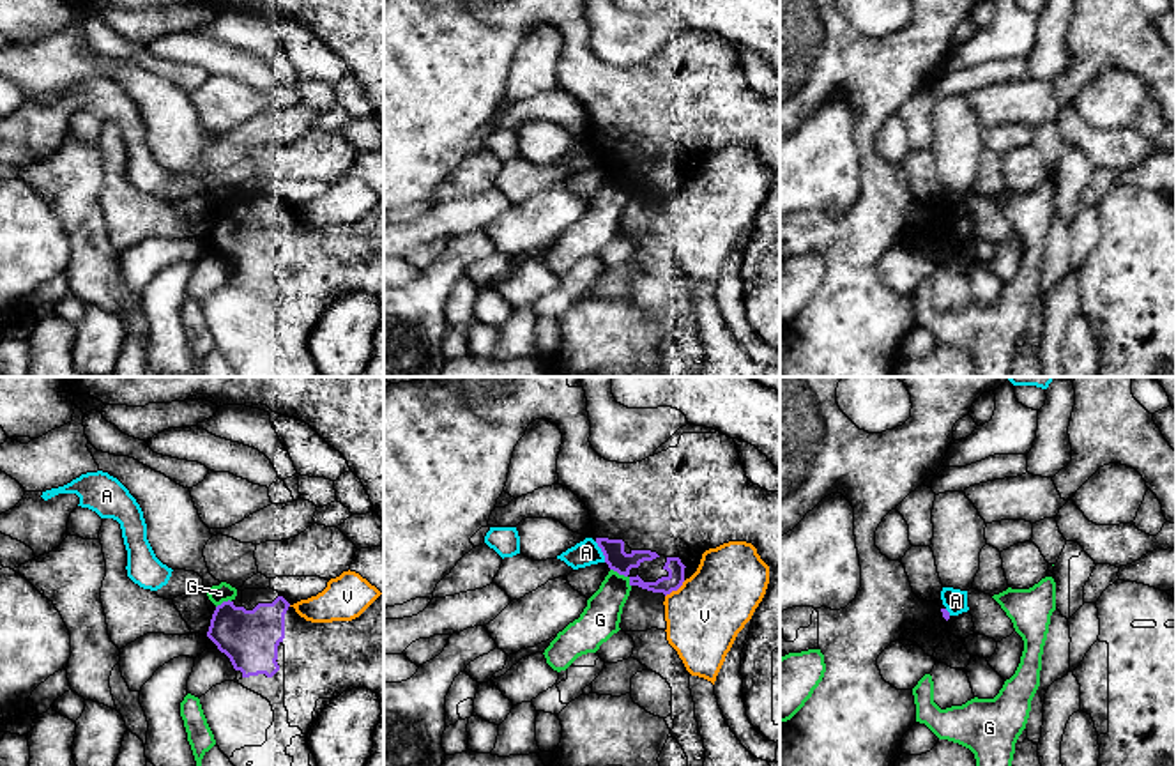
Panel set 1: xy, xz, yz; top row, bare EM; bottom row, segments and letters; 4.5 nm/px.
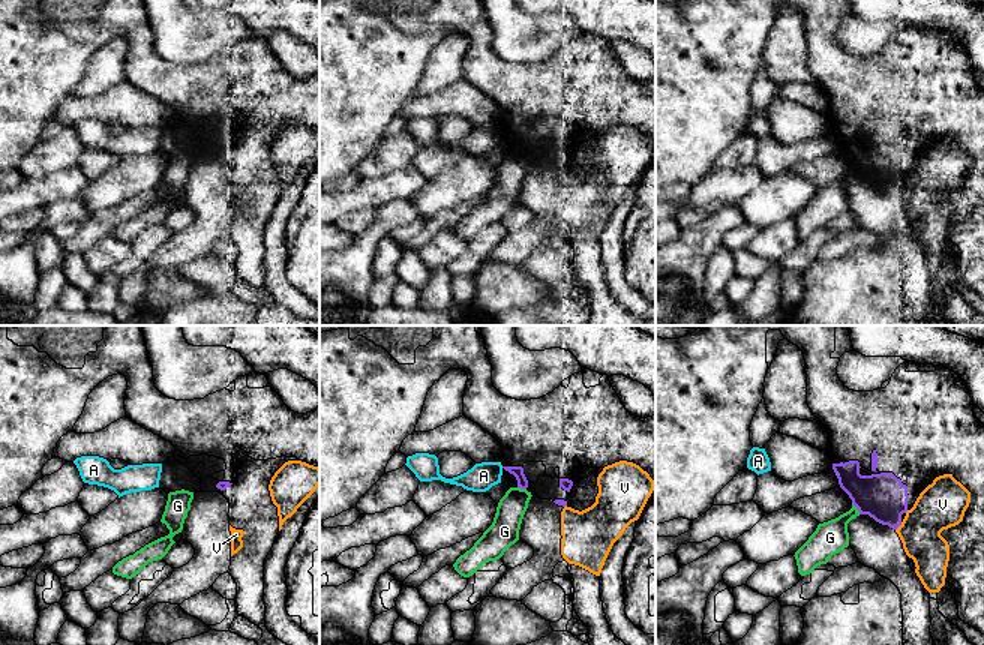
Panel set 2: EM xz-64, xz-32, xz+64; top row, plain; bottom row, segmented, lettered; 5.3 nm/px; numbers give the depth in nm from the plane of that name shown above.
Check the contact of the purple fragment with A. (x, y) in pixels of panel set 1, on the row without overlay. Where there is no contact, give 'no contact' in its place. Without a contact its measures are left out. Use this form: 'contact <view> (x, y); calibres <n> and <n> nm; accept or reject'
contact xz (602, 154); calibres 100 and 120 nm; reject

